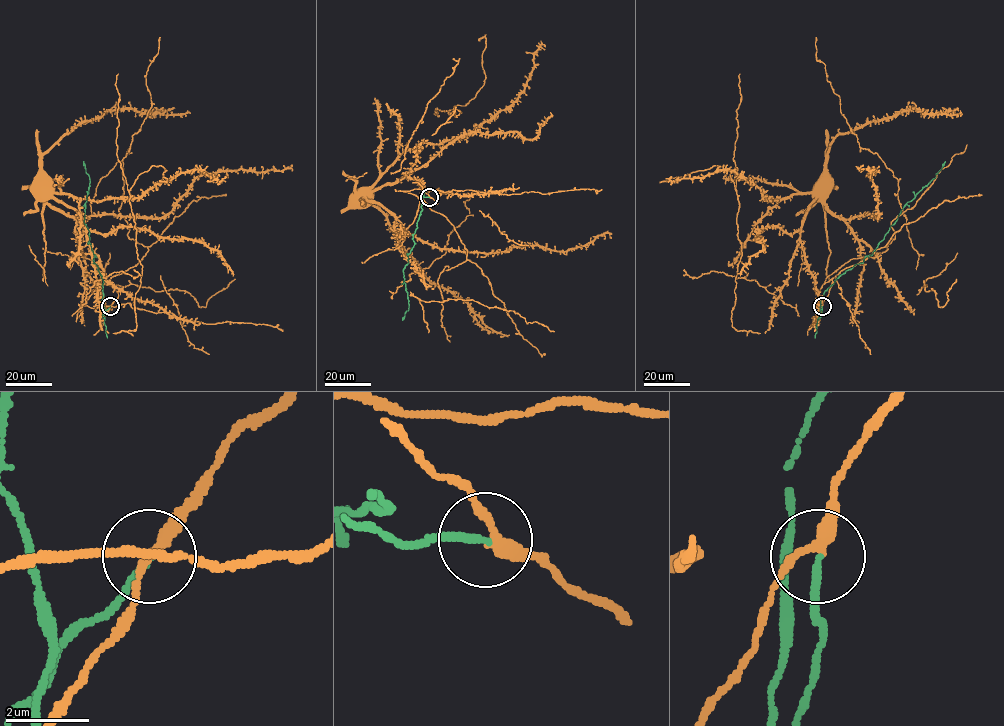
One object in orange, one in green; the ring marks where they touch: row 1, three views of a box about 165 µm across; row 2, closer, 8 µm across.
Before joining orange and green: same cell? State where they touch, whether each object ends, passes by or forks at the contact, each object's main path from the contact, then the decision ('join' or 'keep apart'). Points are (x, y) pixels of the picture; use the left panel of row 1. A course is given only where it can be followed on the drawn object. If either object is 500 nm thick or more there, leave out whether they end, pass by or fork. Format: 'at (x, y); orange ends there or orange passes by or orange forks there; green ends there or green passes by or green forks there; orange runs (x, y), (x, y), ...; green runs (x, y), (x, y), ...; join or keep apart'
at (110, 306); orange passes by; green ends there; orange runs (110, 306), (118, 295), (110, 279), (84, 305), (128, 303), (165, 311), (109, 282), (83, 220), (42, 193); green runs (110, 306), (103, 318), (103, 280), (94, 262), (89, 230), (84, 222), (90, 177), (83, 161); keep apart

